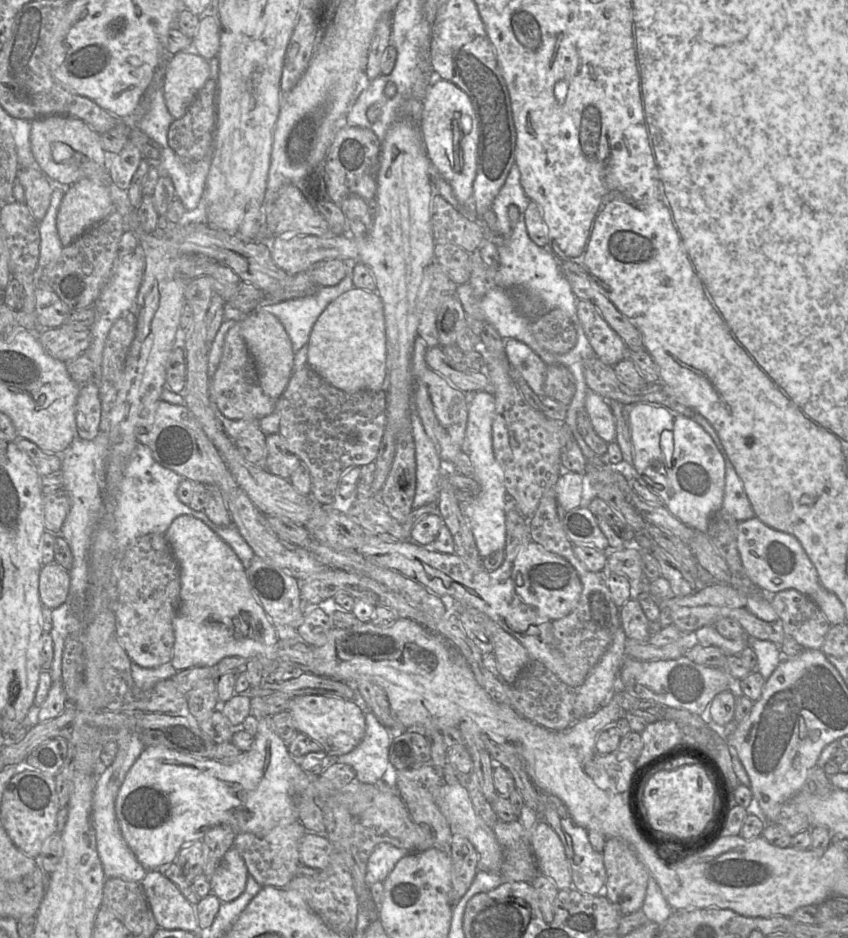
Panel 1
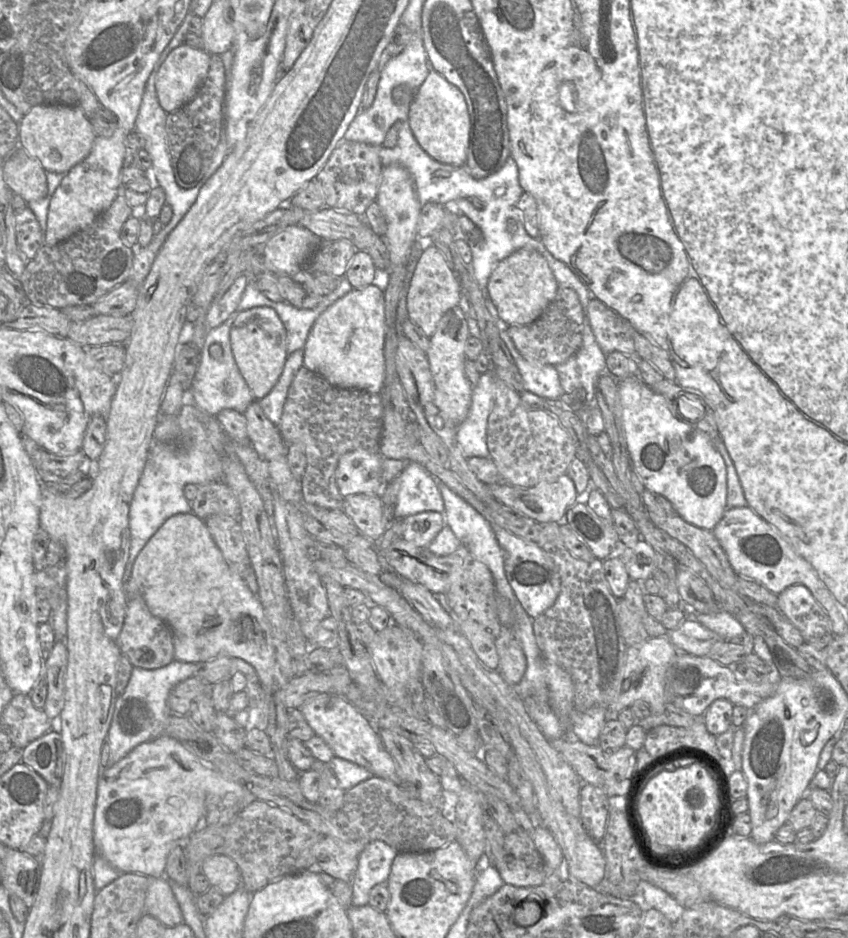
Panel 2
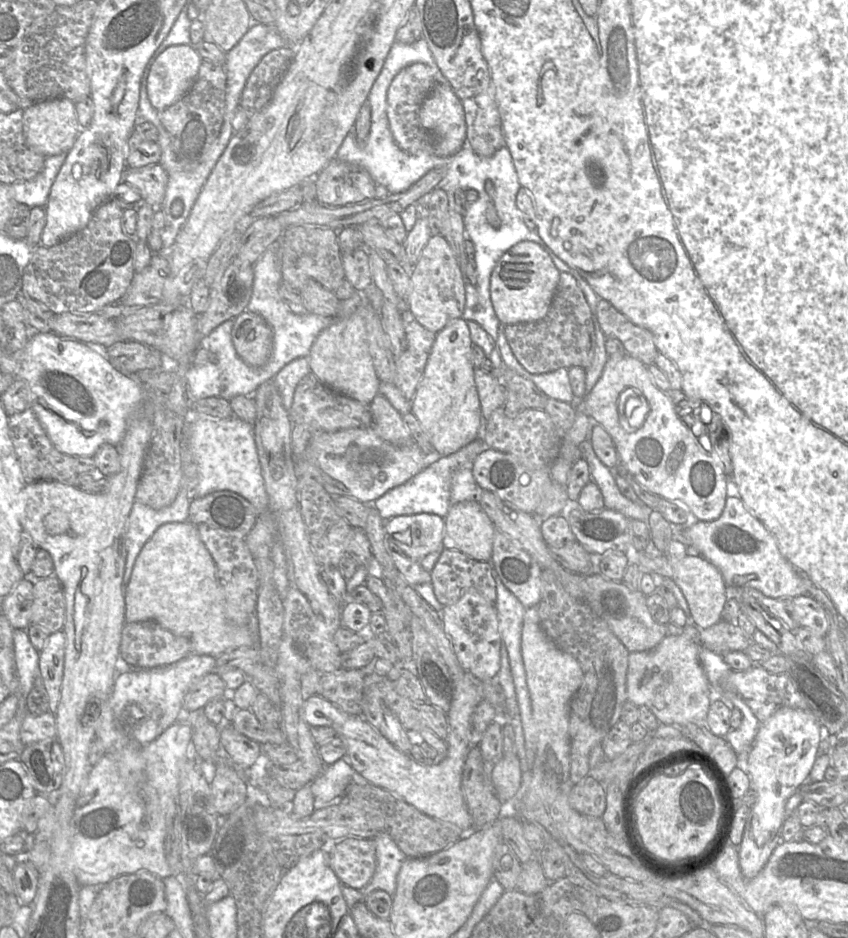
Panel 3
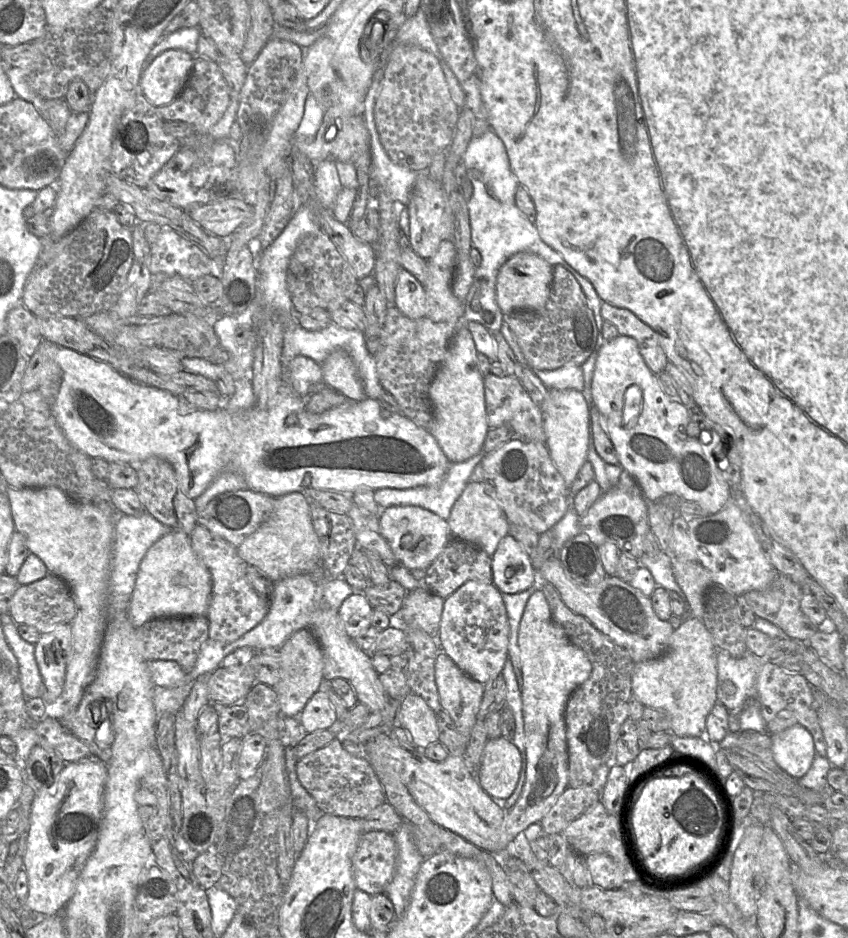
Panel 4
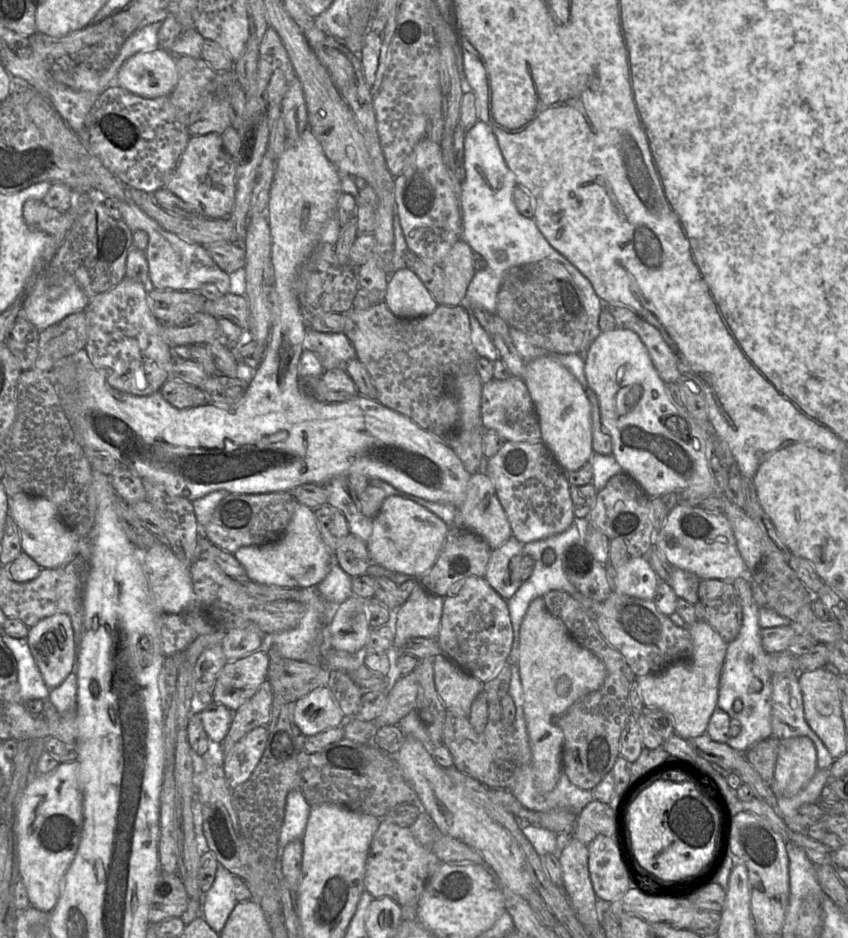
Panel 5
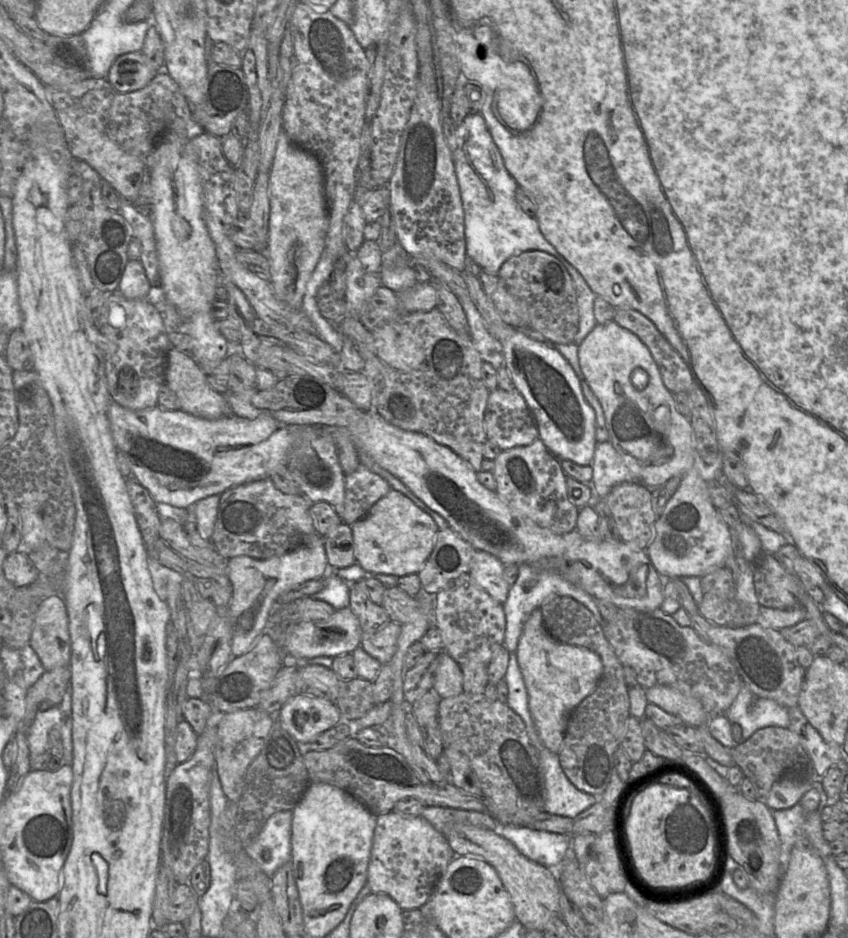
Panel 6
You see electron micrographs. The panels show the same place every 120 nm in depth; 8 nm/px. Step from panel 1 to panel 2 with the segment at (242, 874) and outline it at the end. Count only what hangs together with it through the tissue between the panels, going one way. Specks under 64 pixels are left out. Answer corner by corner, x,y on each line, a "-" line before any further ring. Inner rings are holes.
212,855
206,858
200,872
204,874
211,886
217,888
225,897
241,887
241,874
237,864
228,856

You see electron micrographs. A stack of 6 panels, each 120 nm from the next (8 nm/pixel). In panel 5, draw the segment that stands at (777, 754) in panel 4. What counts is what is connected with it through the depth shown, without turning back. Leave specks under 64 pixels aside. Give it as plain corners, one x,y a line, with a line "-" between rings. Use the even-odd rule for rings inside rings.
807,736
781,740
771,789
776,797
793,797
817,772
817,752

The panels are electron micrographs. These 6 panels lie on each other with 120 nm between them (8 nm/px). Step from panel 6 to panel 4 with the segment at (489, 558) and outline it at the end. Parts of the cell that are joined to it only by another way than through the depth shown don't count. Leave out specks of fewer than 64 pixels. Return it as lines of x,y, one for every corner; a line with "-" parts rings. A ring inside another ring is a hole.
511,535
503,537
492,556
492,583
501,593
515,594
535,582
530,557

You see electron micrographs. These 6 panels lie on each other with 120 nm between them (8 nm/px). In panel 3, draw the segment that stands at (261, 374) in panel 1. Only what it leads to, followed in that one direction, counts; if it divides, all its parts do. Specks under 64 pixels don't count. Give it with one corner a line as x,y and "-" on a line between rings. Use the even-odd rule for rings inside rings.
243,311
234,318
231,338
238,356
249,366
262,366
268,360
273,331
259,314

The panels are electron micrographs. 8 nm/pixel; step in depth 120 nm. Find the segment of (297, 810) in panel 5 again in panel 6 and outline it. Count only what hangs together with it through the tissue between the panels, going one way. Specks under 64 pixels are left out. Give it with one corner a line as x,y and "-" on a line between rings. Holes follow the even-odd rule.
292,811
273,814
257,835
245,844
247,854
269,877
291,861

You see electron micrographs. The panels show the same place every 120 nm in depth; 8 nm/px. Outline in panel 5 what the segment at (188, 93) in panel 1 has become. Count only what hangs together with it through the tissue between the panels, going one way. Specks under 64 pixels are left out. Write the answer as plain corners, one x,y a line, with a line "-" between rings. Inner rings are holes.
162,48
129,57
116,76
118,86
149,99
170,96
178,80
176,56

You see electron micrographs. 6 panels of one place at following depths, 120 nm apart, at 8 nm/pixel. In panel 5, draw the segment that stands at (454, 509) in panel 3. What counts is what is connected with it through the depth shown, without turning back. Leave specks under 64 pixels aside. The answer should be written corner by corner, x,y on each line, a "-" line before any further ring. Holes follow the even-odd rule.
477,472
470,476
466,498
456,511
453,526
477,534
492,550
512,536
494,483
487,474

